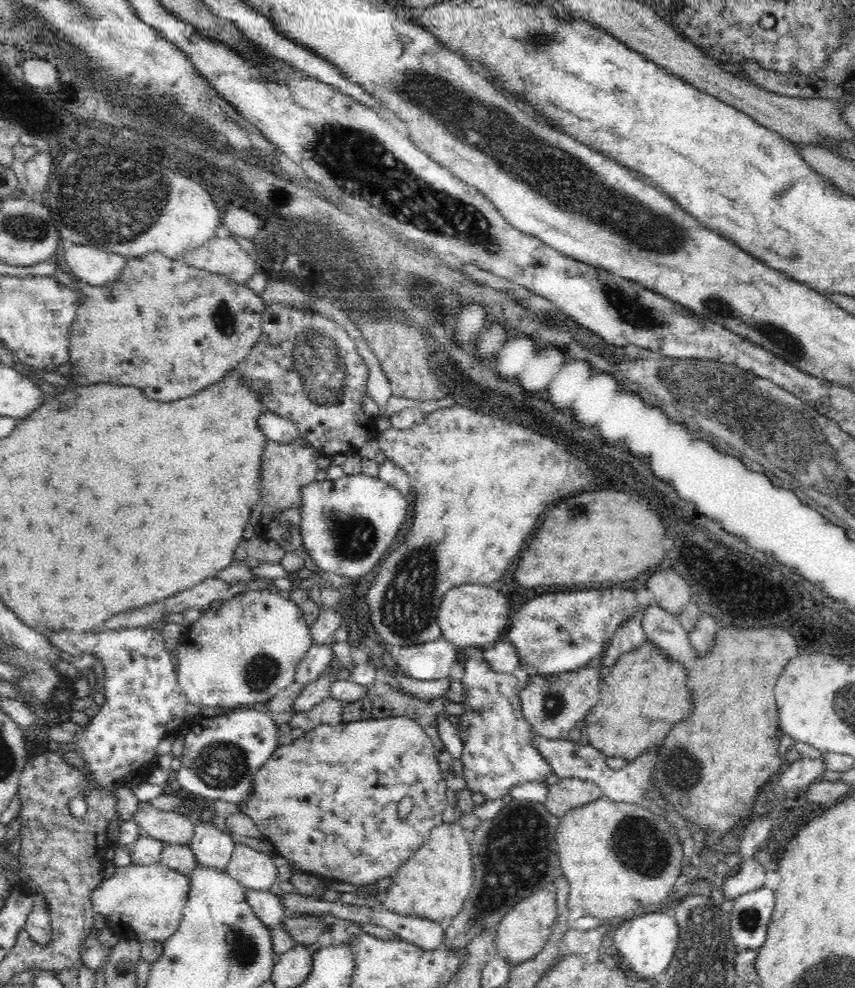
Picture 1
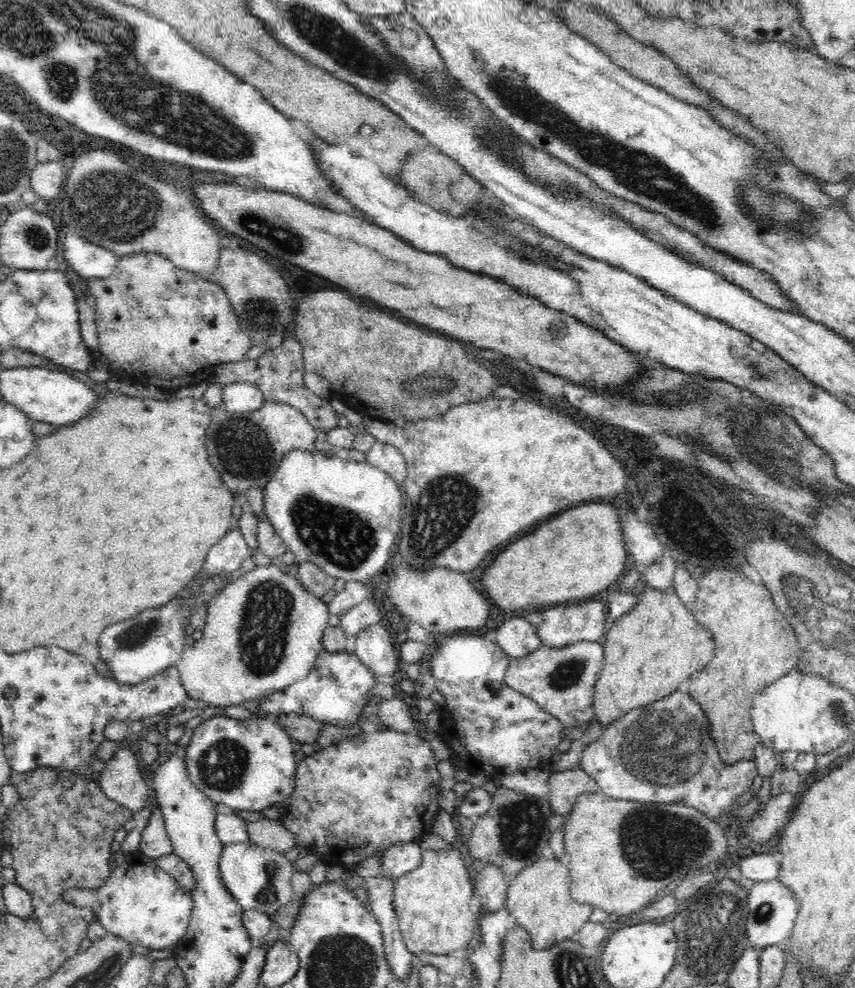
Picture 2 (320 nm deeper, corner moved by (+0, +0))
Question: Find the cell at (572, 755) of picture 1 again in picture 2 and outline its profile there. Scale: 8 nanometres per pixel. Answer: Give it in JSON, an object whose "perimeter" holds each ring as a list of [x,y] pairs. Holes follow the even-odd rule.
{"perimeter":[[[679,689],[646,706],[629,710],[606,728],[602,728],[598,739],[583,750],[579,764],[611,799],[643,803],[682,803],[702,811],[717,823],[720,823],[718,818],[725,820],[721,815],[730,810],[744,792],[749,794],[752,780],[758,776],[755,759],[742,759],[731,765],[722,761],[715,739],[710,734],[710,722],[706,714],[692,700],[689,692]]]}

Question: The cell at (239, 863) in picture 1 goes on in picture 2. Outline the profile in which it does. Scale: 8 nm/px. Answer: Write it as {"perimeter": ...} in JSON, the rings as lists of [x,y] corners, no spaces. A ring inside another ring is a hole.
{"perimeter":[[[249,840],[224,846],[220,855],[219,875],[223,885],[244,911],[257,910],[271,915],[292,902],[295,899],[292,886],[294,871],[295,867],[283,854],[256,846]]]}

